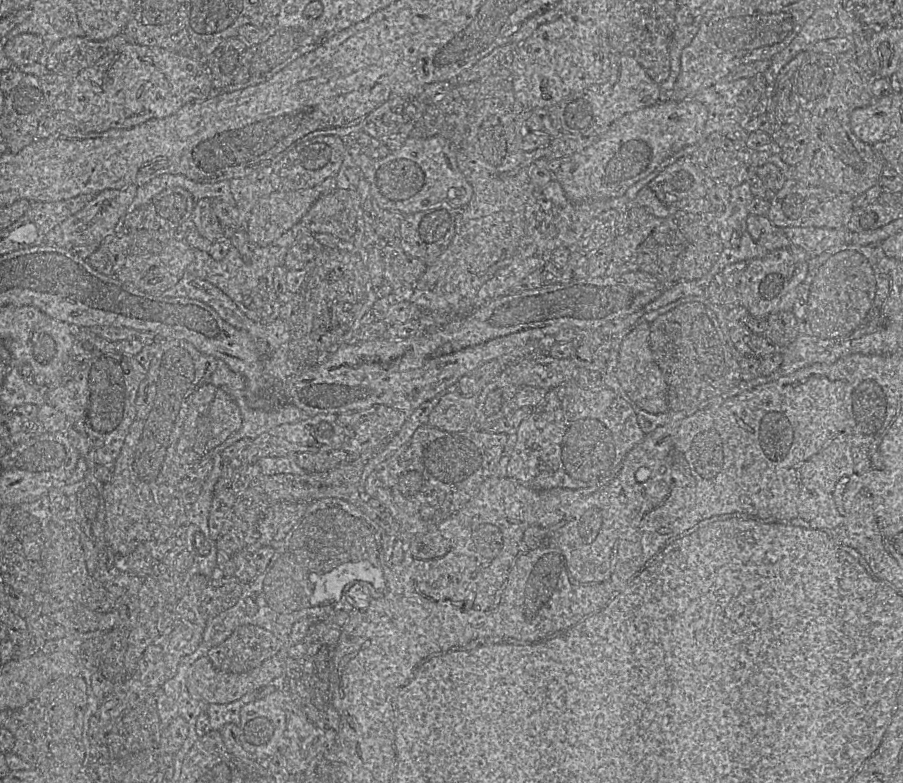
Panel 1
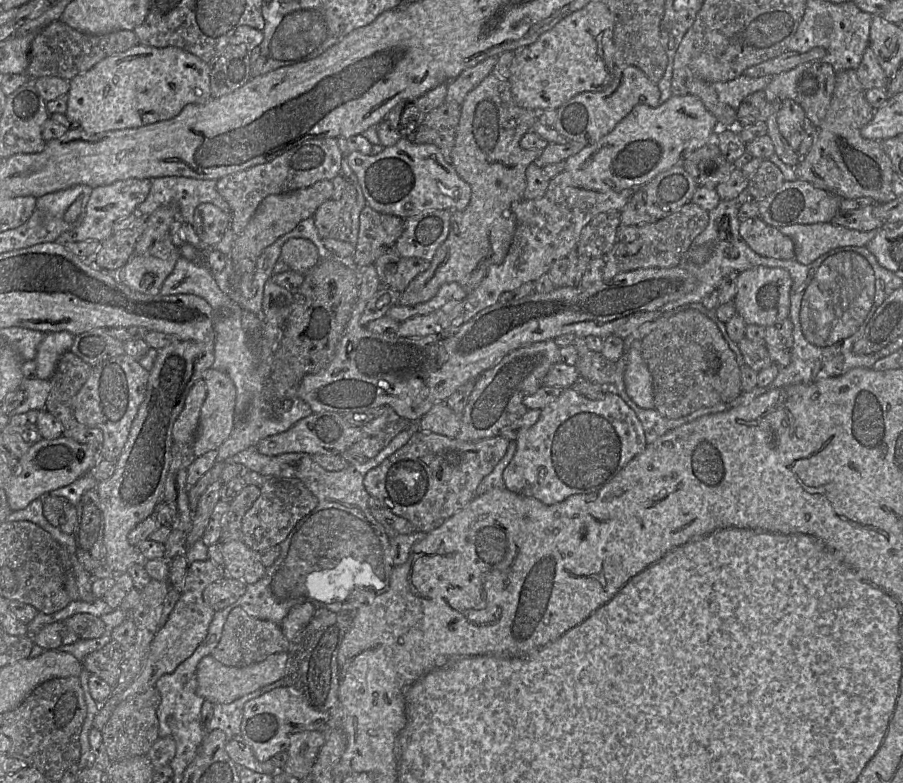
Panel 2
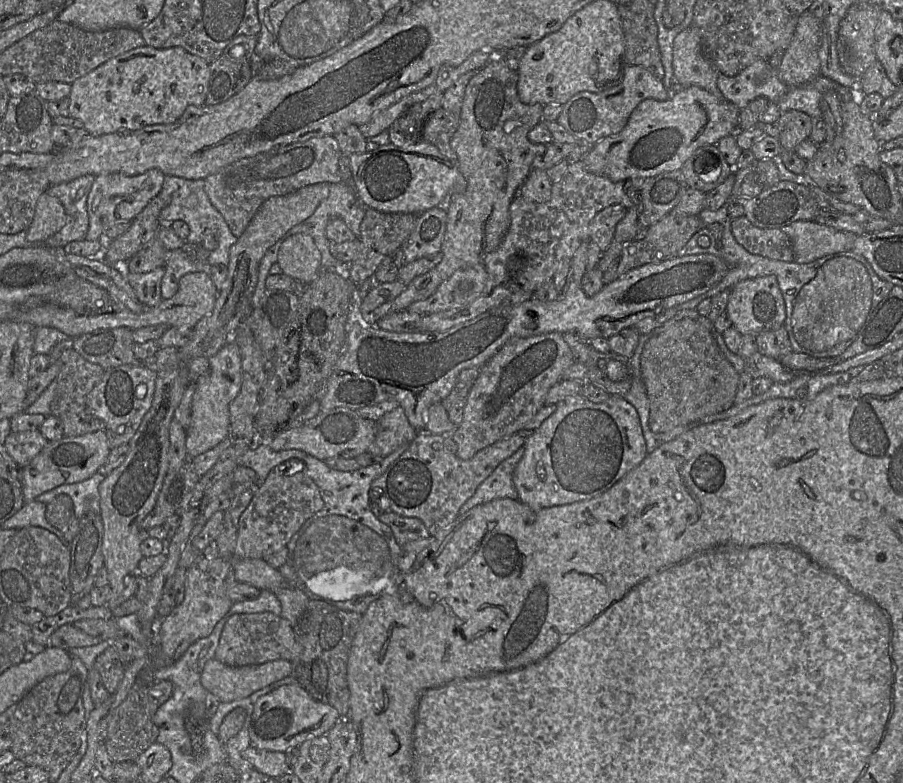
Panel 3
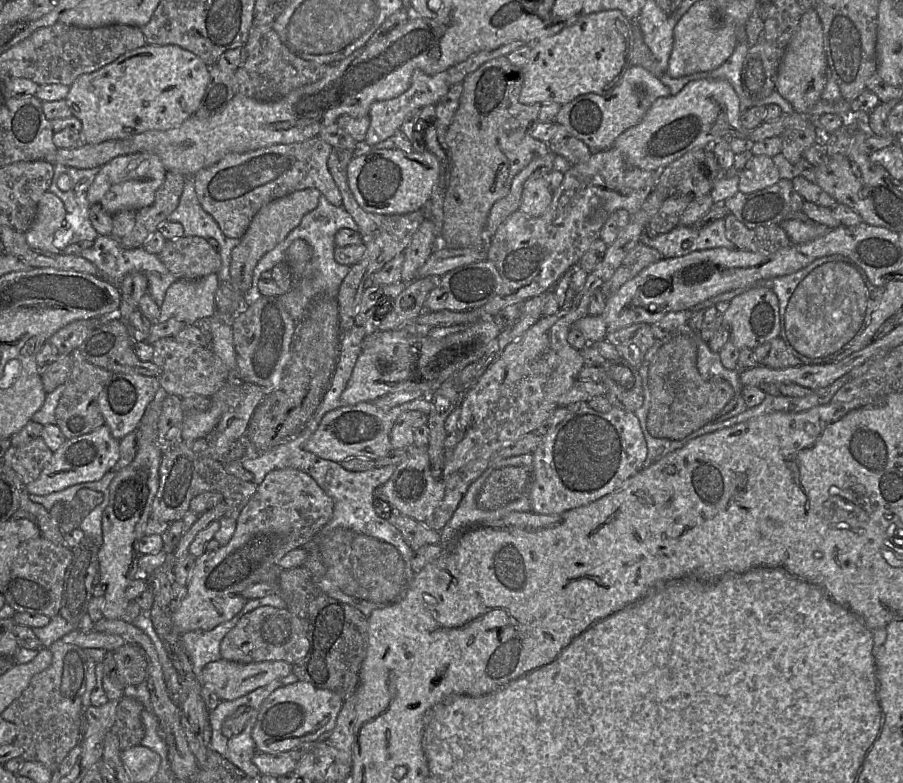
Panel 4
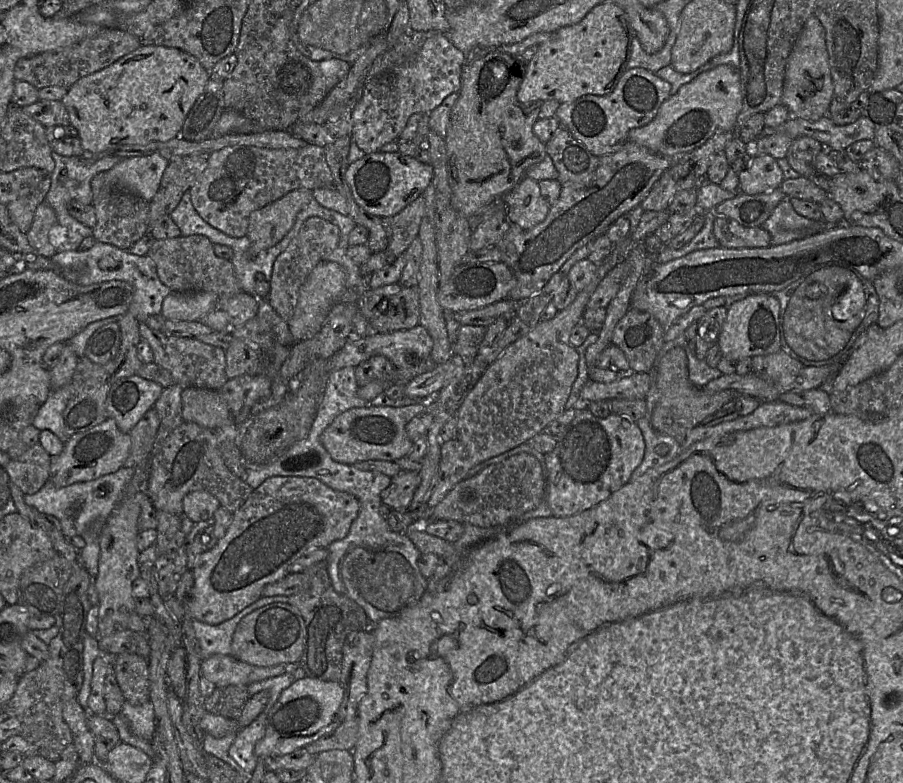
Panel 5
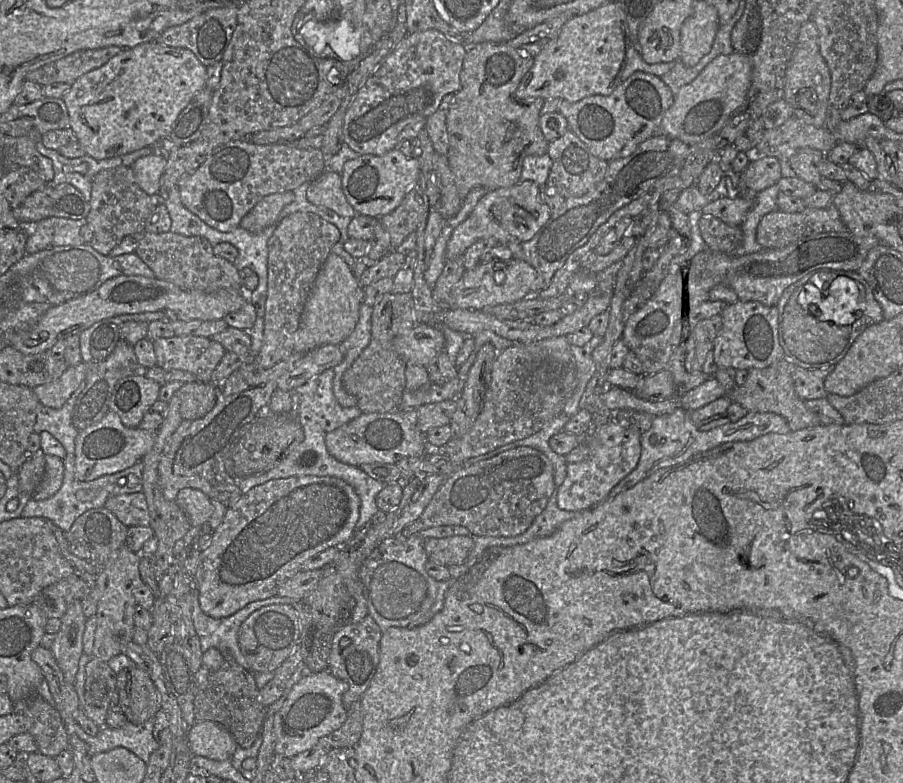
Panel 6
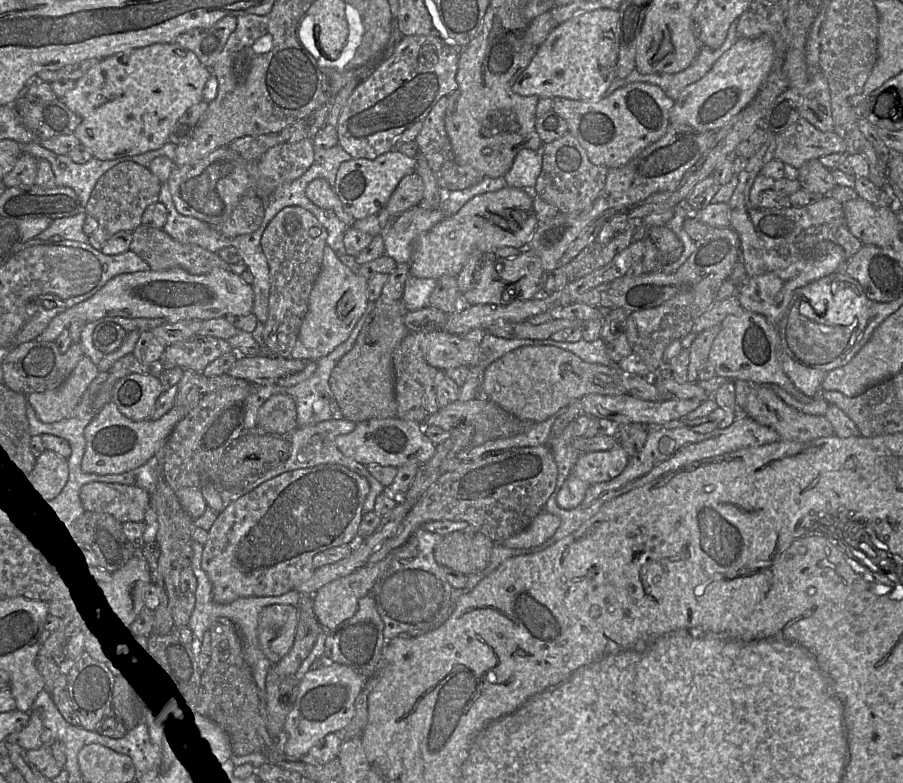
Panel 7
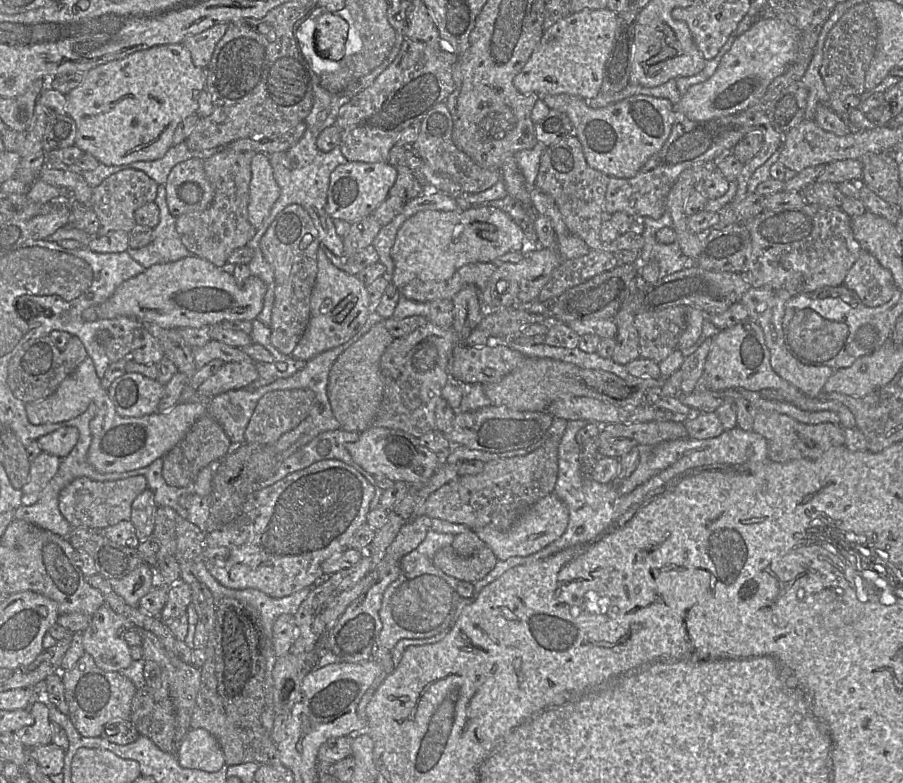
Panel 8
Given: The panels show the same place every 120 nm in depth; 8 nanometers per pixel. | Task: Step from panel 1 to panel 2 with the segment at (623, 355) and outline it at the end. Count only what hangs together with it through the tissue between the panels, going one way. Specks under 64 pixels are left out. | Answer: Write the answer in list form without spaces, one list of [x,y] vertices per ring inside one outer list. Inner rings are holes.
[[[634,341],[627,353],[624,381],[627,393],[641,408],[654,409],[653,379],[642,356],[642,341]]]

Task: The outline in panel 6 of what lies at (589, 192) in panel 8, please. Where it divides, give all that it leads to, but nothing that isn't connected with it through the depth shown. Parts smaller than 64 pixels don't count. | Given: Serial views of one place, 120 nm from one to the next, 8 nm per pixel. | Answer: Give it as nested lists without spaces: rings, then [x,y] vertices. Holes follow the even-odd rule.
[[[568,129],[559,138],[548,142],[547,154],[552,165],[545,186],[563,198],[580,197],[593,189],[605,176],[608,162],[593,156],[587,146]]]

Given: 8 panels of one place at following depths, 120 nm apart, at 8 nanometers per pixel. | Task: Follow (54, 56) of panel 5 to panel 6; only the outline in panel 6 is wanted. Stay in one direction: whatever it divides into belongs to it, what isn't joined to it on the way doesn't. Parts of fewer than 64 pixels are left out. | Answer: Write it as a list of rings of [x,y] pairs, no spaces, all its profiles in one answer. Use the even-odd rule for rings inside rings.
[[[118,46],[78,50],[55,62],[28,72],[25,80],[33,81],[41,86],[53,83],[72,85],[80,76],[104,65],[122,50]]]

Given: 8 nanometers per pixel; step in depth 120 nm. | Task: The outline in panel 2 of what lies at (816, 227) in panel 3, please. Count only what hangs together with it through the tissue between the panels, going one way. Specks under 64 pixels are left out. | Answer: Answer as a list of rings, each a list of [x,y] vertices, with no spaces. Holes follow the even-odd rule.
[[[832,222],[794,224],[780,227],[780,230],[794,242],[794,259],[804,265],[811,264],[823,254],[838,247],[867,247],[879,231],[864,232]]]

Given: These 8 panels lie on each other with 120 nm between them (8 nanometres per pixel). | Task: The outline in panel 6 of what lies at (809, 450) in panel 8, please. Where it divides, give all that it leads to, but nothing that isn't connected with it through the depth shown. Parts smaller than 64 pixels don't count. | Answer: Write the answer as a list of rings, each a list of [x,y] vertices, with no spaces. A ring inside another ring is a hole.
[[[783,358],[773,365],[748,370],[745,383],[727,393],[731,402],[736,402],[747,411],[772,412],[785,418],[791,431],[814,427],[820,424],[819,417],[807,408],[805,402],[795,392],[792,378],[792,365]]]

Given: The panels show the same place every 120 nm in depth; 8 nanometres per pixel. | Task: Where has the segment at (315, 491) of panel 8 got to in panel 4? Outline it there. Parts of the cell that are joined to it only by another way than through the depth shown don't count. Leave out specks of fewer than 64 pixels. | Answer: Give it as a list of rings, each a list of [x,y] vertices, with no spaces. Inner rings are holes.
[[[294,468],[270,471],[237,518],[236,529],[231,540],[216,550],[206,551],[196,559],[187,585],[187,594],[177,611],[172,613],[175,628],[182,634],[194,630],[208,631],[232,619],[247,602],[242,592],[255,583],[278,582],[282,571],[279,566],[281,558],[289,551],[310,542],[328,523],[333,508],[332,498],[309,474]]]

